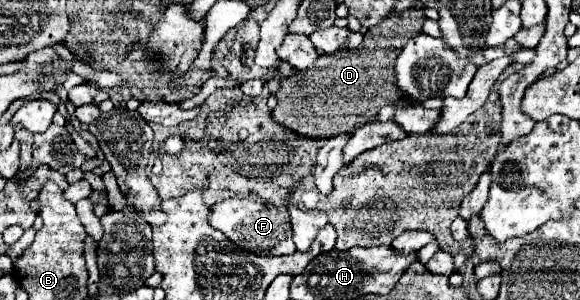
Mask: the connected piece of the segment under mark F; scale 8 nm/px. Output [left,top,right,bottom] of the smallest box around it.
[208,198,294,256]

